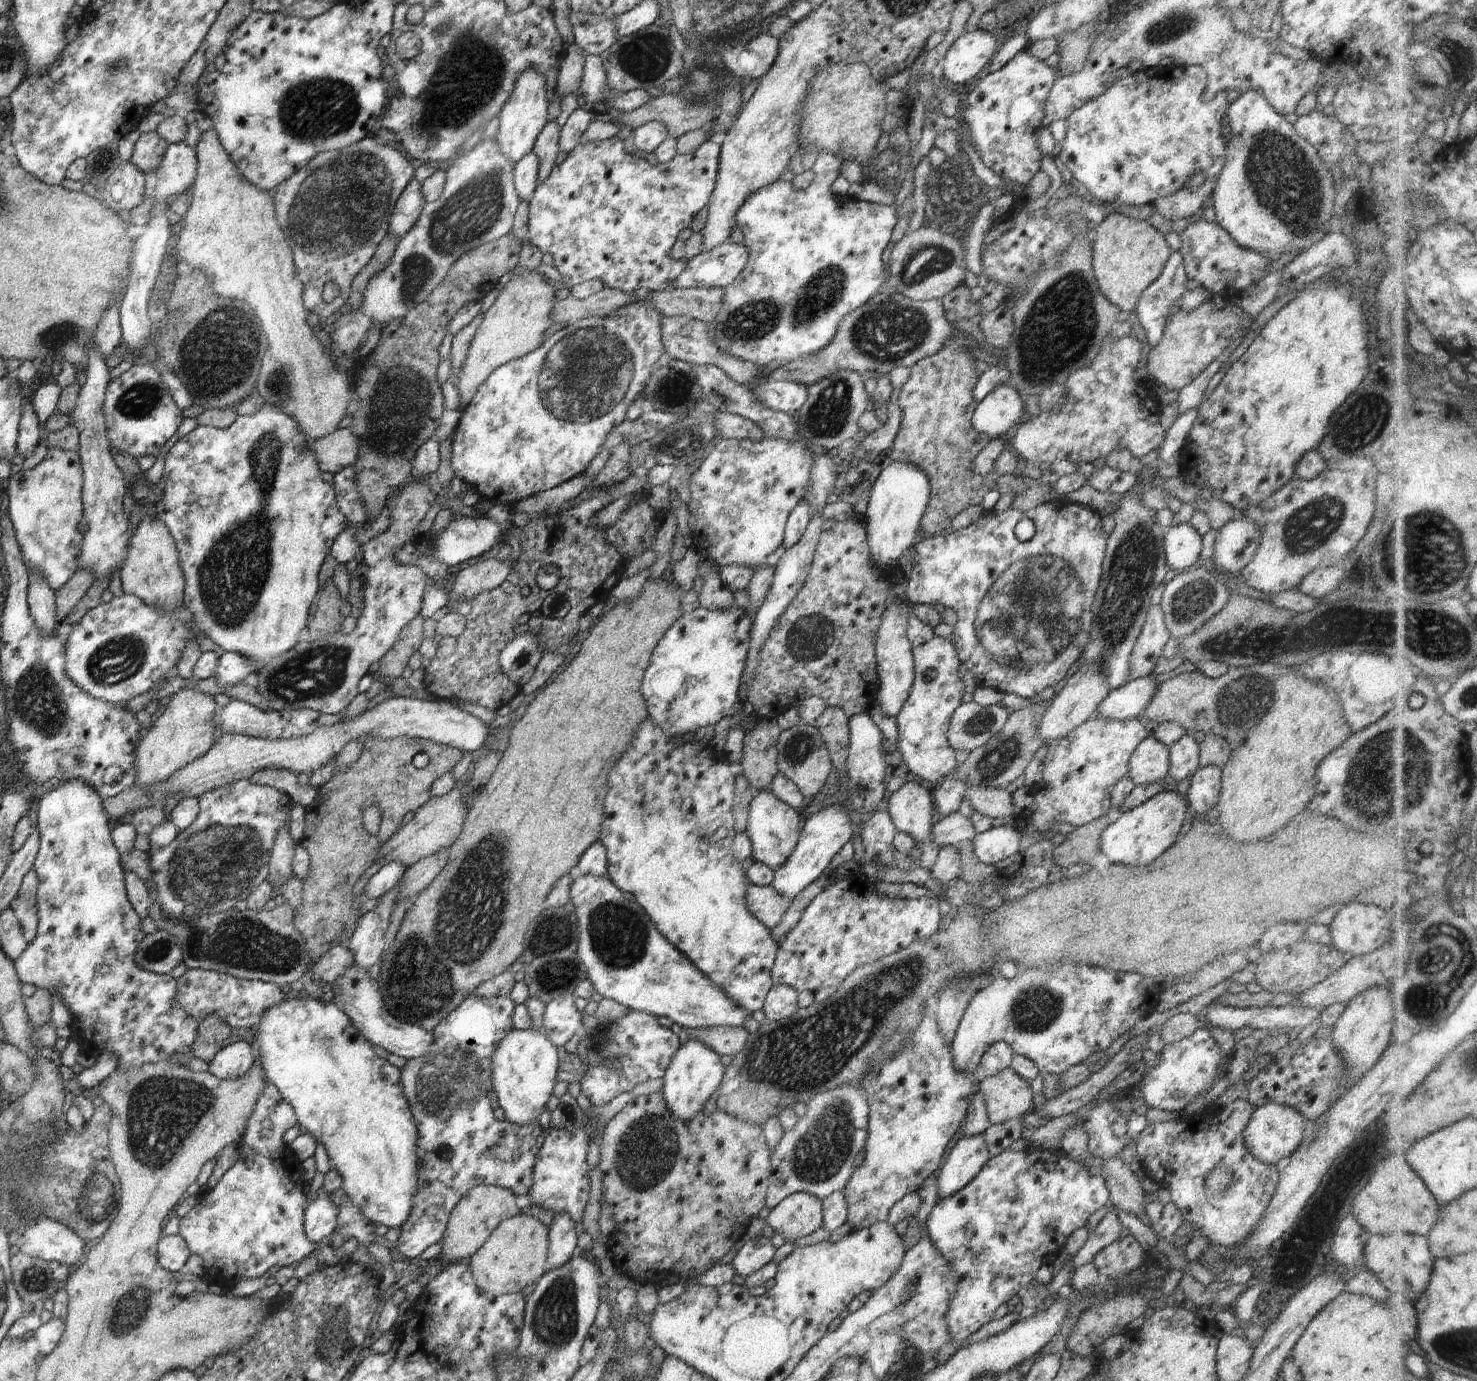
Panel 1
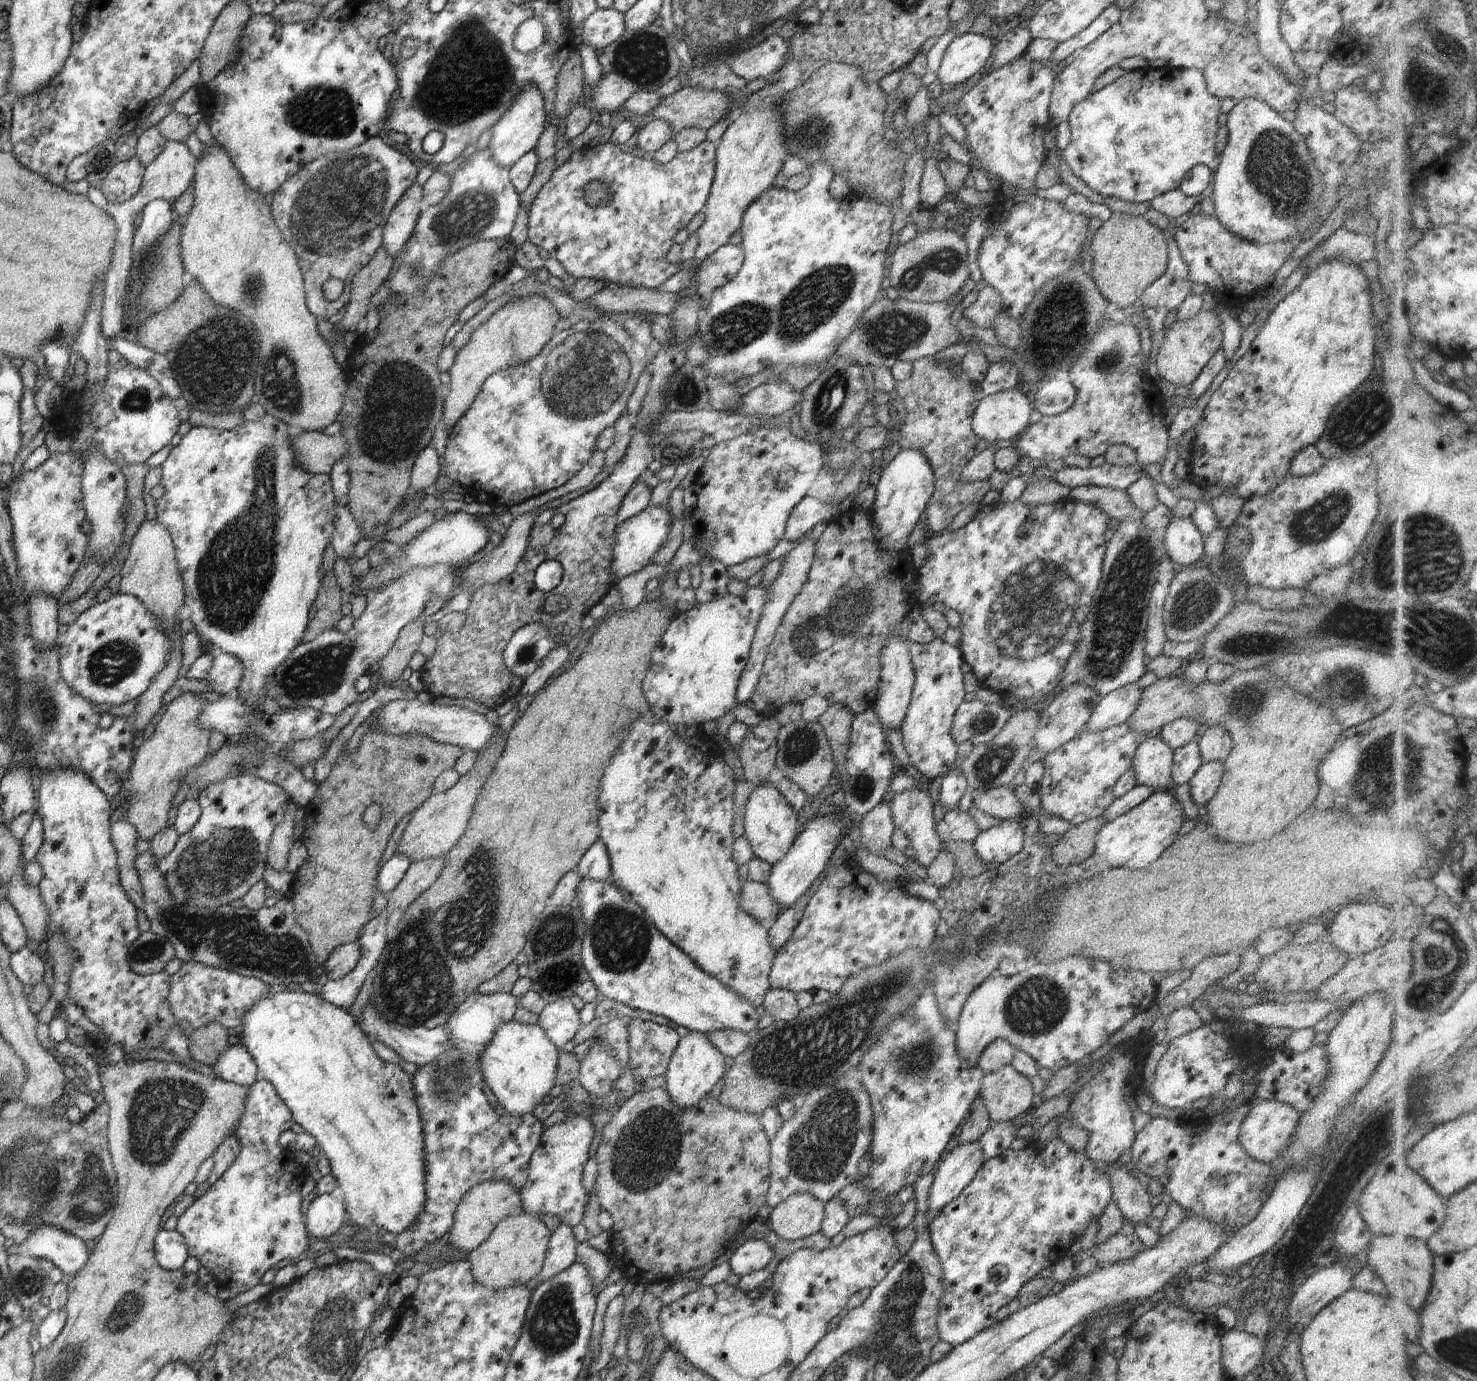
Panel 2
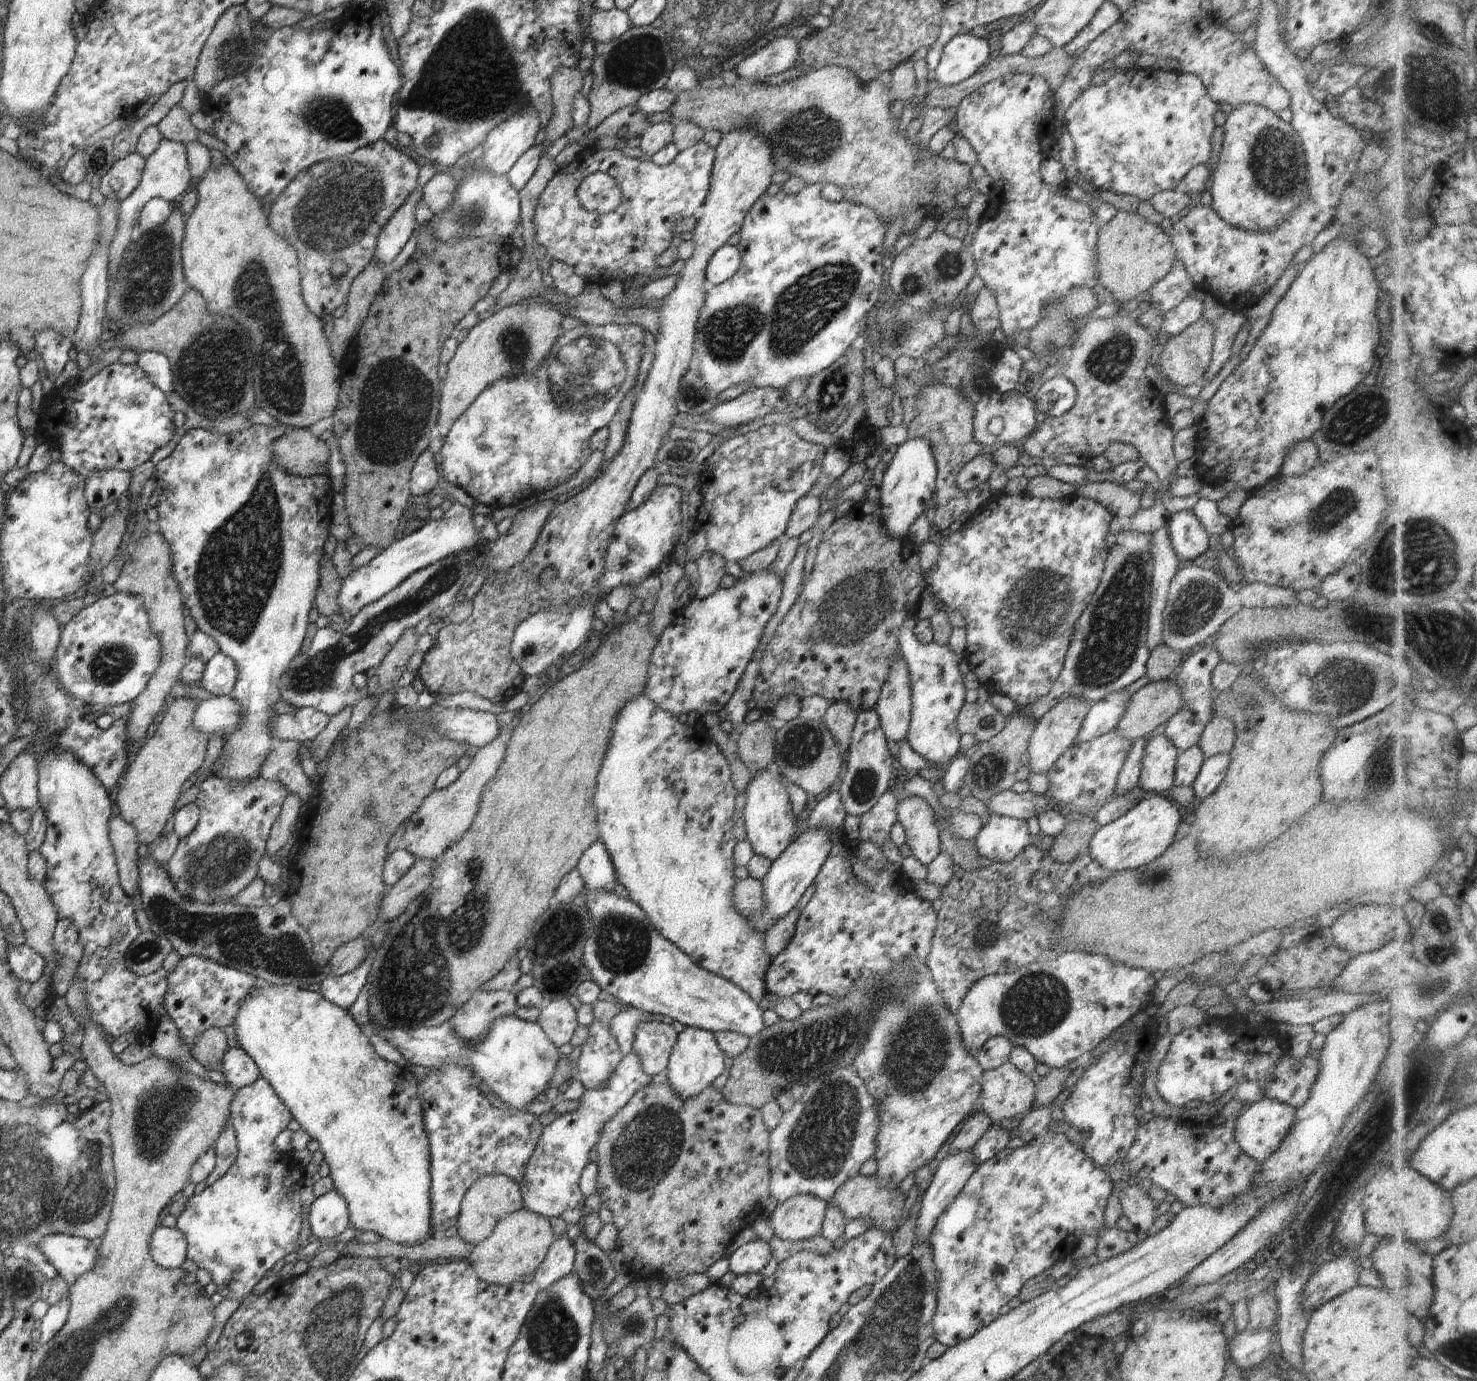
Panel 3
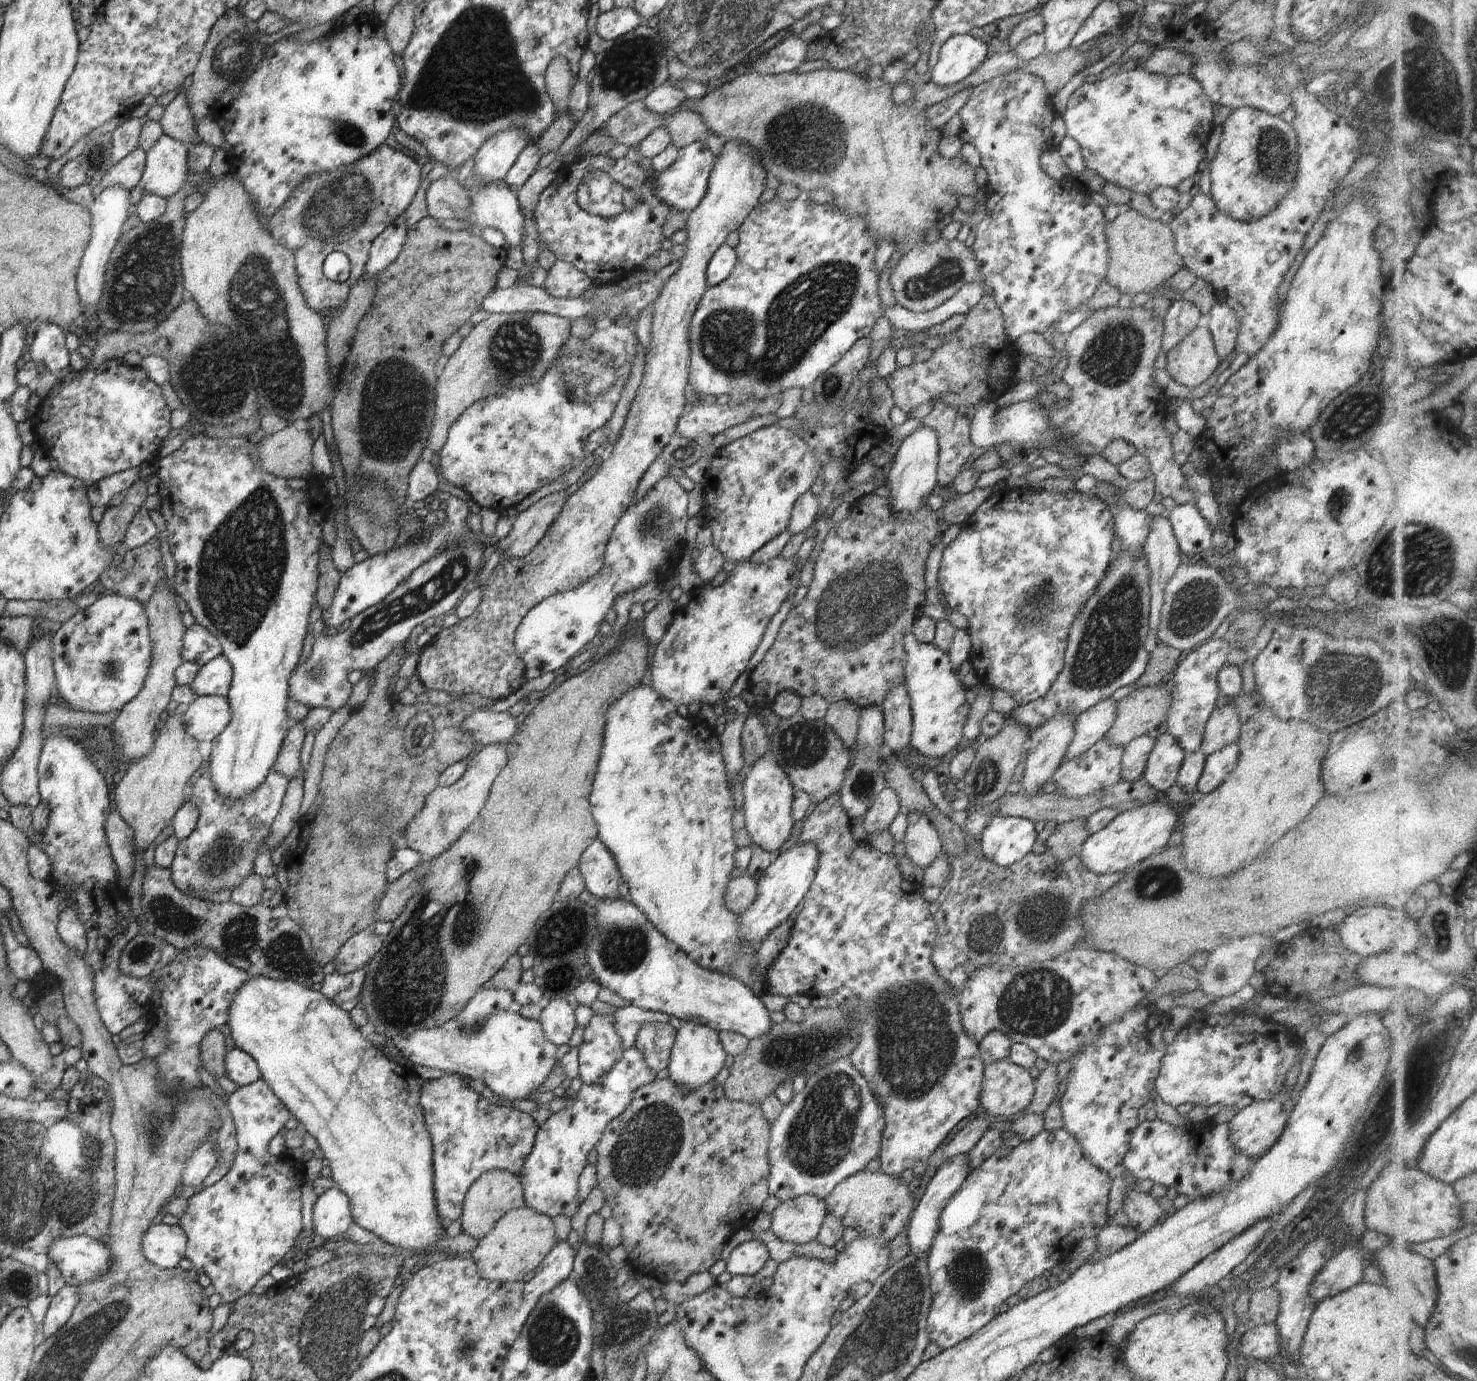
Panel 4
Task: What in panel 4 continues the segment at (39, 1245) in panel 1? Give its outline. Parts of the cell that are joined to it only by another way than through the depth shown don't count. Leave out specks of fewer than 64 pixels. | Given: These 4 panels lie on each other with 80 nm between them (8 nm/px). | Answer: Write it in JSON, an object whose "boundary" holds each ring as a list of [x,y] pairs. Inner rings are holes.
{"boundary":[[[86,1235],[52,1241],[47,1257],[62,1274],[66,1285],[77,1285],[102,1276],[111,1264],[109,1248]]]}

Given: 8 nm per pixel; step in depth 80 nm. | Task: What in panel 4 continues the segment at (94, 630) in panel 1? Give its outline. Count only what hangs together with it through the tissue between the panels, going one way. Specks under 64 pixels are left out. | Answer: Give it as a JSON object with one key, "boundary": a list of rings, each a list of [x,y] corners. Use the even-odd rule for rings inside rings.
{"boundary":[[[102,592],[99,598],[96,599],[92,605],[84,609],[80,609],[74,616],[72,616],[72,618],[70,618],[70,620],[63,622],[60,628],[56,632],[52,633],[52,642],[52,664],[53,669],[55,670],[55,689],[67,705],[76,711],[84,710],[86,712],[97,712],[98,714],[104,714],[106,712],[124,708],[125,704],[128,704],[135,696],[138,696],[151,665],[152,643],[149,637],[145,607],[142,606],[142,604],[140,604],[140,602],[136,599],[125,597],[120,593]]]}

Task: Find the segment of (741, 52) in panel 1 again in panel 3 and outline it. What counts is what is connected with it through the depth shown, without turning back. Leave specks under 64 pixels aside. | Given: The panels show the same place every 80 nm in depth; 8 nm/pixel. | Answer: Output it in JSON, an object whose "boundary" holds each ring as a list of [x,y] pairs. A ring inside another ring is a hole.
{"boundary":[[[776,37],[763,48],[745,57],[735,70],[742,79],[762,82],[766,76],[776,76],[793,67],[799,55],[798,40]]]}

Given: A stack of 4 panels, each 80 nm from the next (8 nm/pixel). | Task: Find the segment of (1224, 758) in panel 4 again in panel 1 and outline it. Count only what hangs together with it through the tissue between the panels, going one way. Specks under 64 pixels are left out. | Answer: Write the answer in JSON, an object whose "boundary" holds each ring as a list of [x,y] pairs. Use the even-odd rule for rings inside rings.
{"boundary":[[[1215,766],[1198,767],[1192,775],[1192,783],[1184,796],[1192,812],[1205,818],[1208,811],[1215,808],[1221,789],[1222,768]]]}

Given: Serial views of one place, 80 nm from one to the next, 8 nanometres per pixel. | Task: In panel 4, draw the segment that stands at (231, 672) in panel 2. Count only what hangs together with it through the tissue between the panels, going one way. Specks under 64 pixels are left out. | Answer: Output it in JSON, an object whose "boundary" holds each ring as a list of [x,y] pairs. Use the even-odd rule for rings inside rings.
{"boundary":[[[220,654],[200,667],[191,688],[199,697],[204,695],[225,697],[230,690],[232,677],[230,661]]]}

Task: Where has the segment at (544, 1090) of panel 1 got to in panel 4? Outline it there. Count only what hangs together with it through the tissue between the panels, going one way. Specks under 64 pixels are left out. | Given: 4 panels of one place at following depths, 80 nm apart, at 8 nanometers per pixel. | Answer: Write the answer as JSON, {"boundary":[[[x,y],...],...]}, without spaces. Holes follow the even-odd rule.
{"boundary":[[[516,1008],[488,1017],[481,1025],[482,1028],[470,1030],[462,1028],[456,1019],[445,1020],[442,1025],[431,1029],[418,1029],[407,1037],[400,1035],[392,1038],[398,1050],[411,1062],[411,1066],[420,1064],[428,1068],[438,1068],[452,1075],[462,1075],[480,1080],[498,1096],[508,1100],[525,1100],[540,1088],[540,1085],[549,1077],[552,1069],[558,1064],[555,1044],[547,1039],[541,1024],[532,1019],[524,1018]]]}

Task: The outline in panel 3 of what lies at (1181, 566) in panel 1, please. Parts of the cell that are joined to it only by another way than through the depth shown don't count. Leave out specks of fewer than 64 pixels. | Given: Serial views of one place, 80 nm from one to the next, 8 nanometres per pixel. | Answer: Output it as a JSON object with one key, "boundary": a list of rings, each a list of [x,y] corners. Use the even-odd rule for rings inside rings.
{"boundary":[[[1192,511],[1170,514],[1168,522],[1168,536],[1180,564],[1190,564],[1208,550],[1210,536]]]}

